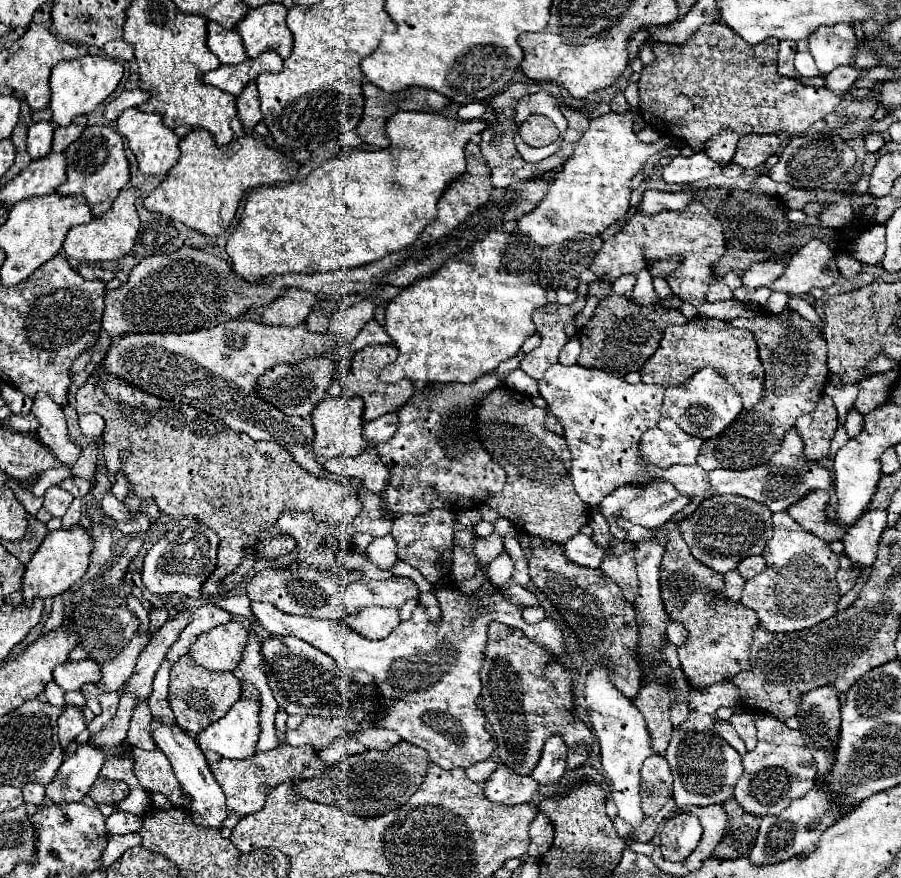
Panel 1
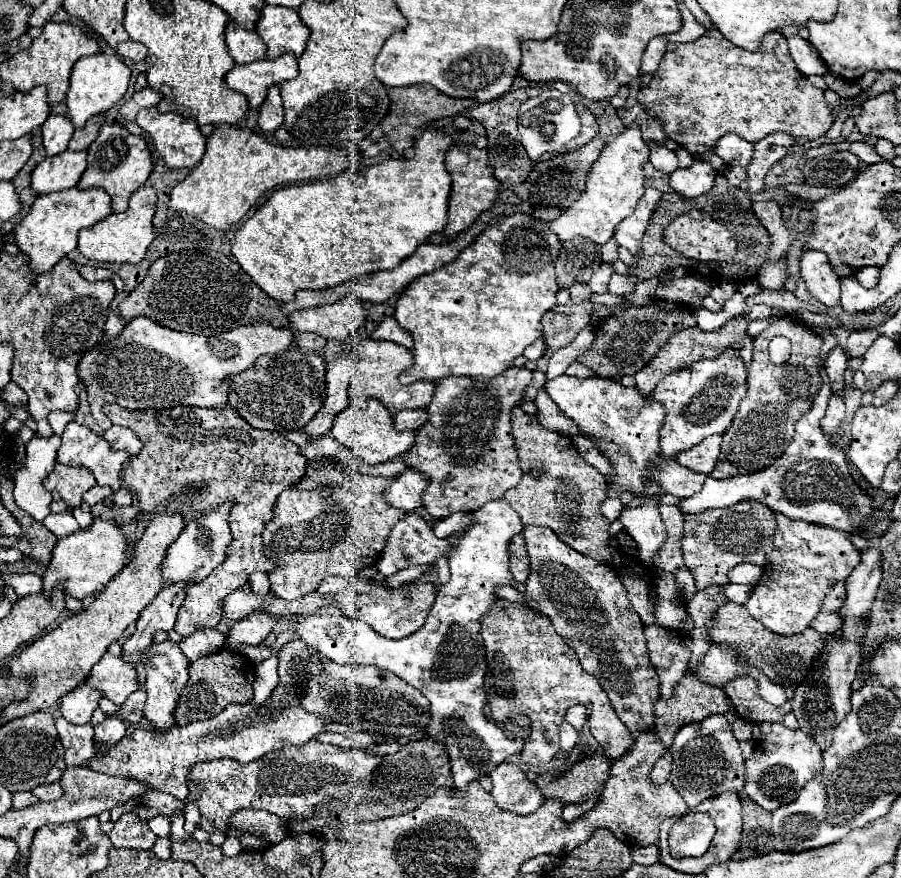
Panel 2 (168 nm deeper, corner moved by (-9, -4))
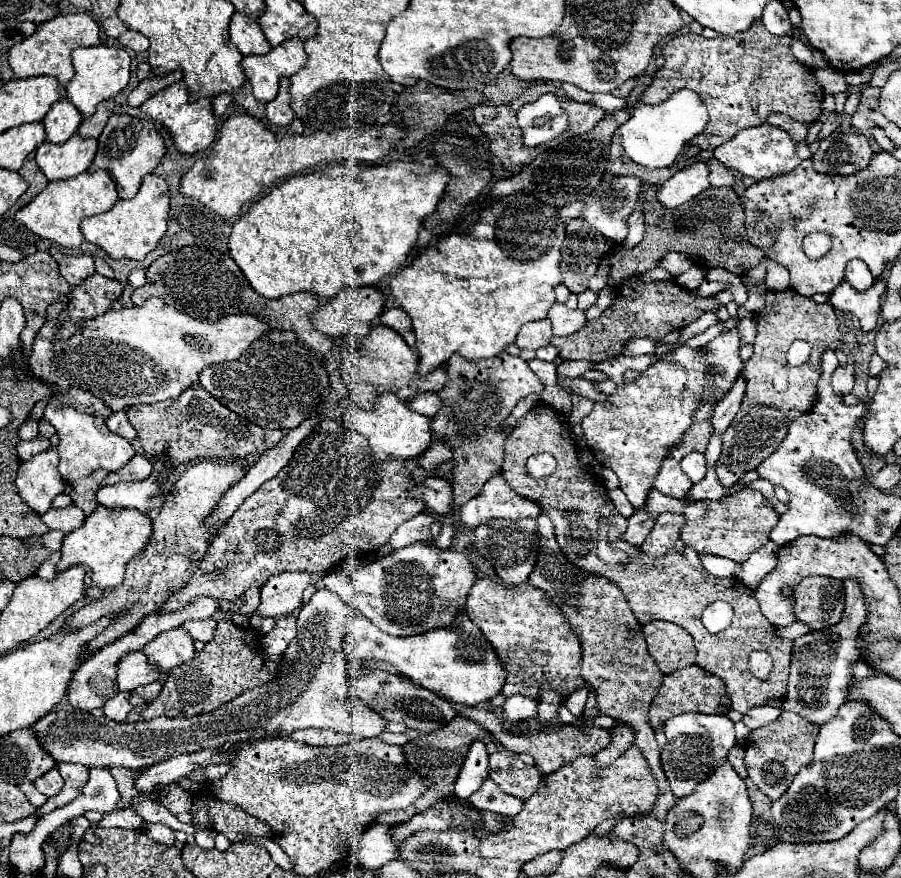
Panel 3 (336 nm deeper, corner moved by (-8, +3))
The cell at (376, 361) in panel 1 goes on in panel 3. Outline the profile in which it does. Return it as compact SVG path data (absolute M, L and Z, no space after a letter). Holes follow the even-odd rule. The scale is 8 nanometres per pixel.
M374 325L372 331L364 339L356 337L338 337L336 339L338 355L342 359L342 377L348 385L348 399L342 401L344 409L358 407L360 399L376 399L376 395L382 395L384 391L390 391L398 395L400 399L408 401L424 391L440 391L446 383L446 369L438 367L436 371L428 373L426 377L420 377L416 373L418 369L418 353L414 353L400 335L386 327L386 325Z

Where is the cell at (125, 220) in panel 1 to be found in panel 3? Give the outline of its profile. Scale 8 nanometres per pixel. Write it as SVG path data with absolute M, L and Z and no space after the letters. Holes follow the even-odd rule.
M150 173L144 177L138 193L132 199L120 199L110 211L86 217L82 221L82 233L86 241L102 247L112 259L134 259L142 261L152 249L156 249L158 241L166 235L168 229L168 183Z

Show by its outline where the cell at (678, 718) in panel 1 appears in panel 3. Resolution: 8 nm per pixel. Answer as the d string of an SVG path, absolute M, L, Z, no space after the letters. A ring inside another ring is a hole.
M646 623L642 625L642 635L652 657L696 657L692 637L674 623Z

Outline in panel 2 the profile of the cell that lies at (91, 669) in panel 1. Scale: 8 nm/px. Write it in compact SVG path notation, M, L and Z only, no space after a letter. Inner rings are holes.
M105 654L83 682L99 690L115 704L123 704L131 692L139 690L135 666L129 666L127 662L111 654Z

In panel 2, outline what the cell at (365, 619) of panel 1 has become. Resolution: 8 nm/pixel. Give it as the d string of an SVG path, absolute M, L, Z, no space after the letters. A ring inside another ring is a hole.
M357 582L357 584L345 588L343 592L335 594L335 602L345 616L367 622L377 634L381 634L385 638L399 640L399 638L413 634L415 630L419 630L423 626L433 602L435 602L435 594L437 594L437 588L429 582L427 584L405 582L395 590L385 590L385 588L369 586L365 582Z

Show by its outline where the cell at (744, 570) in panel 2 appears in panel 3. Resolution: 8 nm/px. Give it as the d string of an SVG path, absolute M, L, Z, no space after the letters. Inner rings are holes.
M698 553L700 563L704 565L704 569L710 575L718 575L718 577L736 577L740 573L740 563L726 559L726 557L716 557L716 555L706 555L706 553Z

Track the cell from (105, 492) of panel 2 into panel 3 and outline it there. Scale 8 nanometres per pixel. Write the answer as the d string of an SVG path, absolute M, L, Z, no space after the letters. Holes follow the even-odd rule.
M134 455L128 465L124 465L120 471L114 471L108 477L108 483L122 483L122 481L144 481L152 473L152 463L146 455Z

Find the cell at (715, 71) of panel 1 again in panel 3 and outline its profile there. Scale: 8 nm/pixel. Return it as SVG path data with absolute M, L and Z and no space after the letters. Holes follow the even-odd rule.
M760 19L748 31L732 37L718 35L716 39L706 39L696 33L672 37L662 49L664 65L654 73L654 81L646 87L642 101L656 105L682 87L696 91L708 107L710 123L692 145L708 151L730 141L742 129L758 127L770 113L784 113L808 125L820 117L822 89L814 75L806 73L806 65L792 55L790 41L790 35L774 37L768 33Z

